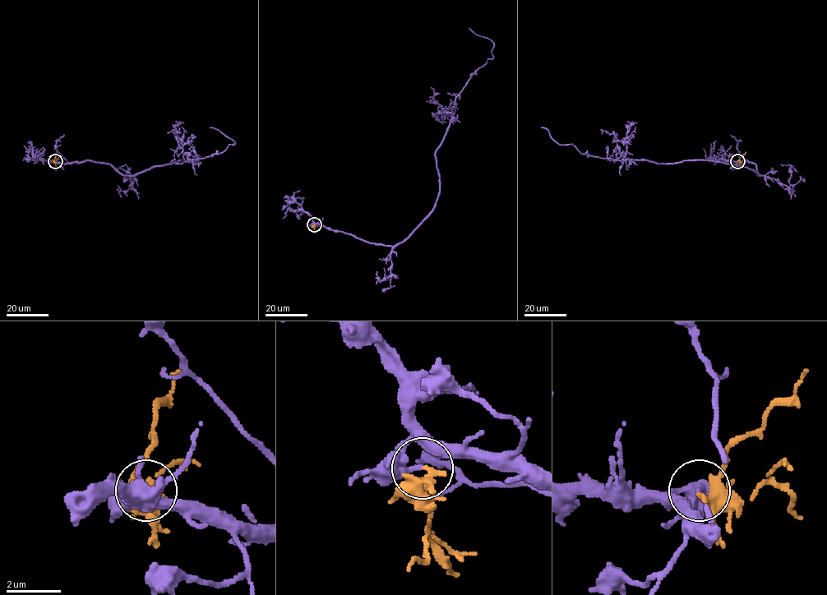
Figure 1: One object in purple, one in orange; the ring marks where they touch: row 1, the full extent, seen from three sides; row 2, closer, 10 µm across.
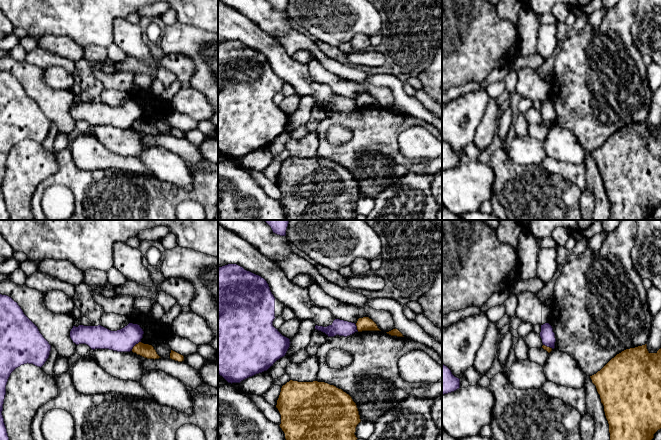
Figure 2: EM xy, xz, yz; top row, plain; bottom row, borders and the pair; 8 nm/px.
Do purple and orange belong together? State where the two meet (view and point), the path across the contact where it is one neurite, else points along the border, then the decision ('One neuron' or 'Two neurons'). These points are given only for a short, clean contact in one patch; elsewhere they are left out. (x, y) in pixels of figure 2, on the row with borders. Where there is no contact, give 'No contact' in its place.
Touches purple at xy (135, 344). Boundary: xy (140, 341), (131, 350). Two neurons

